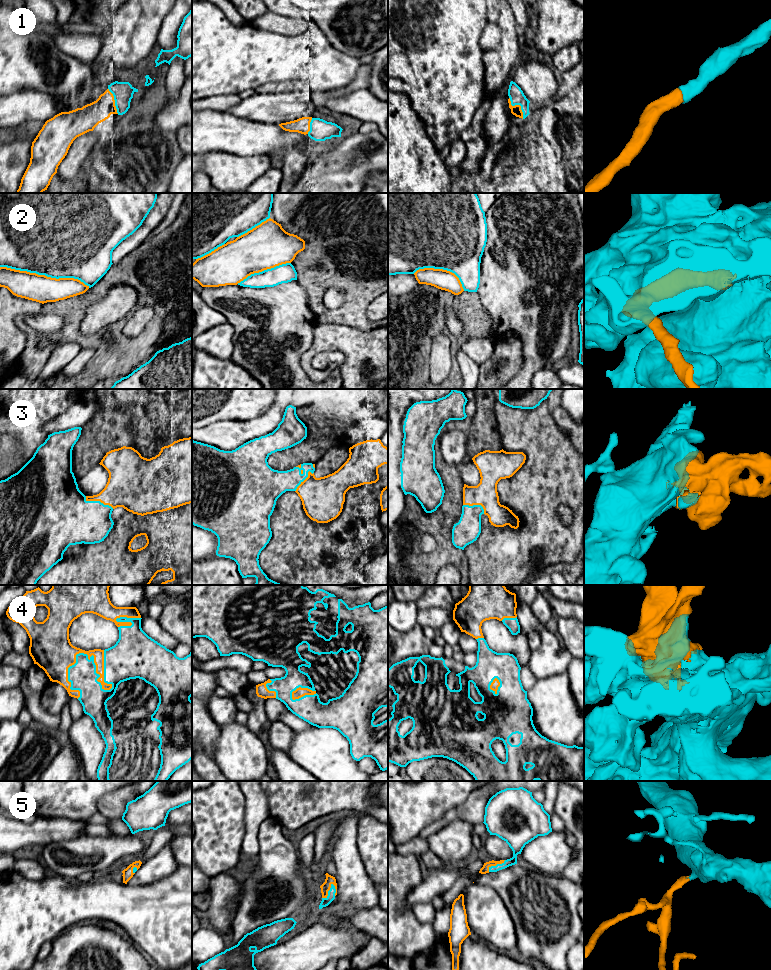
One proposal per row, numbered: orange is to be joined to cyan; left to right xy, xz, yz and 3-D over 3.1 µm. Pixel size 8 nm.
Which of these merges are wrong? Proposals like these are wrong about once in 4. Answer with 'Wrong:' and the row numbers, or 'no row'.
Wrong: no row

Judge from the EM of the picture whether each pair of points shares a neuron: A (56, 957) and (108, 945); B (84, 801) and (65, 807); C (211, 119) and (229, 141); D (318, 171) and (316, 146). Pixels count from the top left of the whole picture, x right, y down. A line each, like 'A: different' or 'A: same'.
A: same
B: same
C: same
D: different

